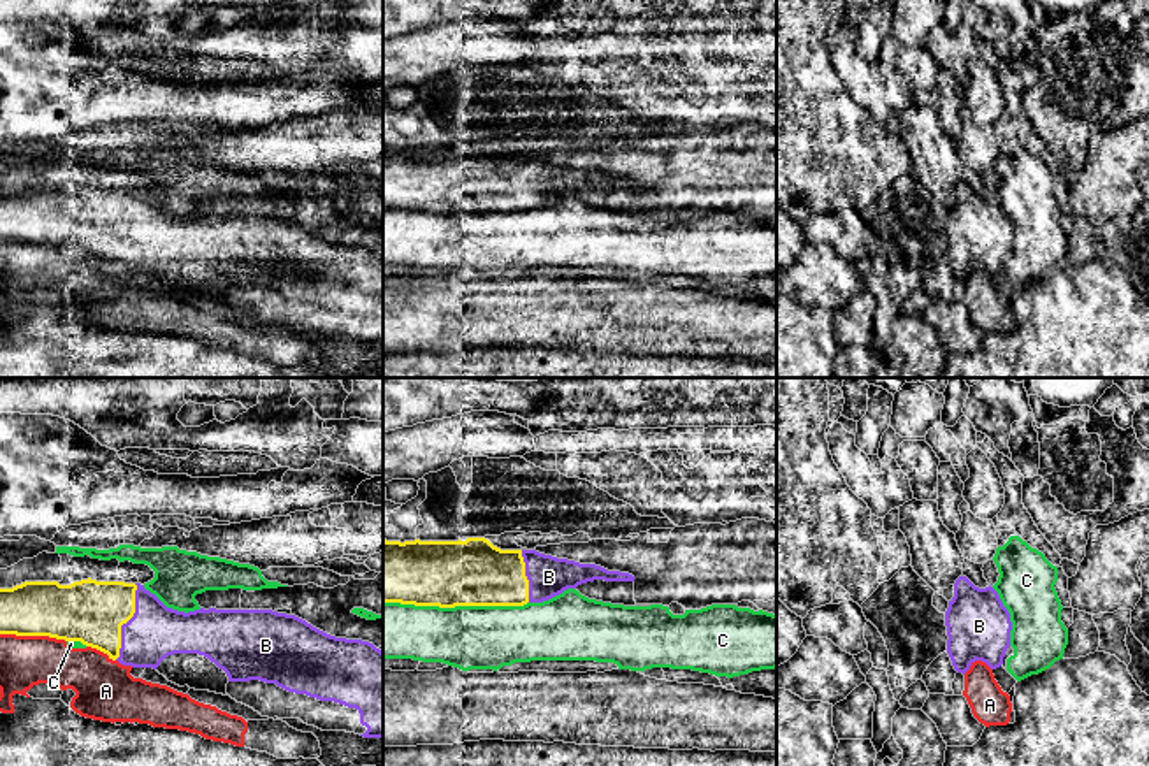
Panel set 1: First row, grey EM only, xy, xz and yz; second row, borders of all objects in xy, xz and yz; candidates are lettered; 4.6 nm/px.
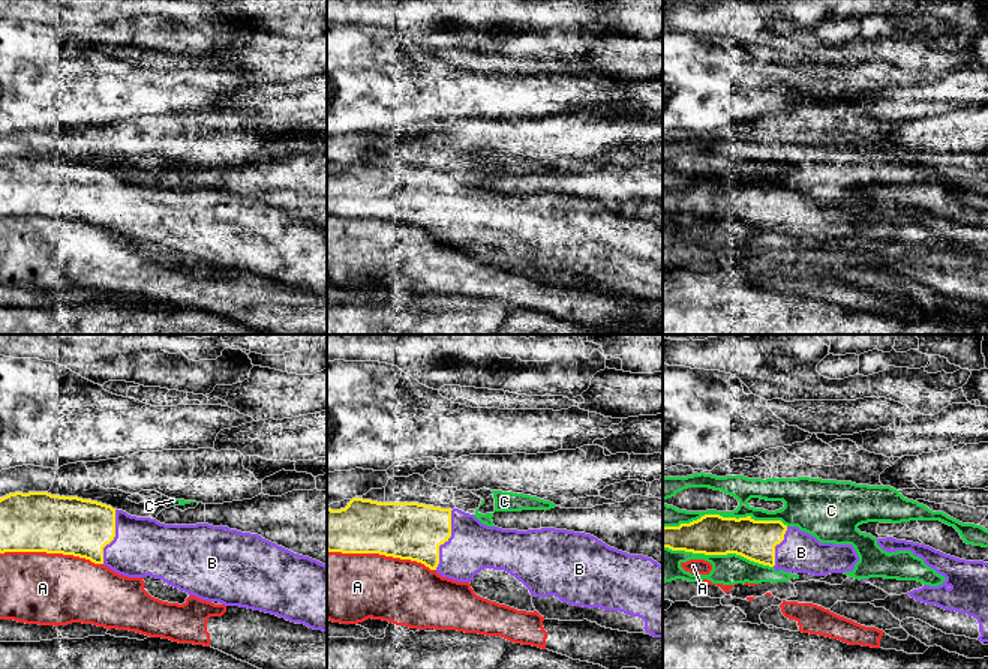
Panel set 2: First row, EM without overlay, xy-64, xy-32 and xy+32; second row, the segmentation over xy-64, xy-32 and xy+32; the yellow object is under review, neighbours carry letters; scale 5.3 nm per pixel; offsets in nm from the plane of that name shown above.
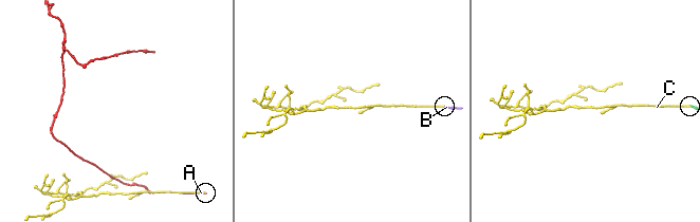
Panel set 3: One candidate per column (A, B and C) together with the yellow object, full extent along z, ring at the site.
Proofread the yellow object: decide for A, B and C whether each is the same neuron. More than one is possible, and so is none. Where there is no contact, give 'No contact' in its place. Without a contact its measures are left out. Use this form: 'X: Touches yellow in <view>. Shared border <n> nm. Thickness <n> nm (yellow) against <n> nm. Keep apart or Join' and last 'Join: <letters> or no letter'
A: Touches yellow in xy. Shared border 300 nm. Thickness 280 nm (yellow) against 240 nm. Keep apart
B: Touches yellow in xy. Shared border 360 nm. Thickness 300 nm (yellow) against 260 nm. Join
C: Touches yellow in xz. Shared border 650 nm. Thickness 300 nm (yellow) against 280 nm. Keep apart
Join: B

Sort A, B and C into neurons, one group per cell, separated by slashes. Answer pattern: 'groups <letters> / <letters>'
groups A / B / C

